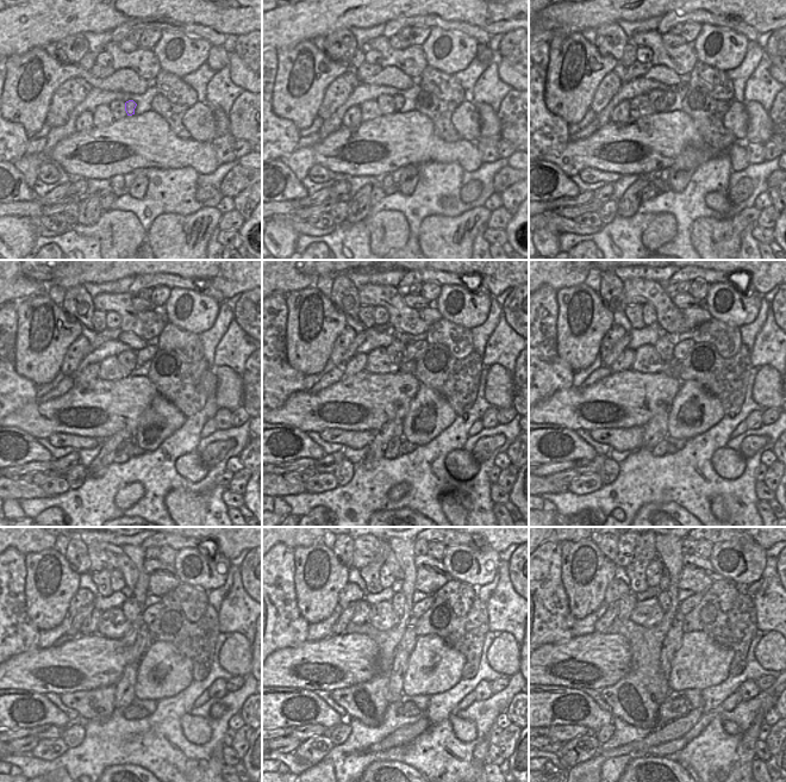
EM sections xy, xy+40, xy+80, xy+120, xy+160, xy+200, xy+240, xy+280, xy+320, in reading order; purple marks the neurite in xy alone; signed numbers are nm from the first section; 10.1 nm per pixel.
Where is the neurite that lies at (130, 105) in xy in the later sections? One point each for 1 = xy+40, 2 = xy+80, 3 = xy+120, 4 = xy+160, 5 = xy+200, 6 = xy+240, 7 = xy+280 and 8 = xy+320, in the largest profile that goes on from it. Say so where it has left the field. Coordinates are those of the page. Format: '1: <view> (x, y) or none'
1: xy+40 (399, 100)
2: xy+80 (671, 94)
3: xy+120 (148, 353)
4: xy+160 (413, 351)
5: xy+200 (681, 349)
6: xy+240 (150, 613)
7: xy+280 (419, 608)
8: xy+320 (688, 604)

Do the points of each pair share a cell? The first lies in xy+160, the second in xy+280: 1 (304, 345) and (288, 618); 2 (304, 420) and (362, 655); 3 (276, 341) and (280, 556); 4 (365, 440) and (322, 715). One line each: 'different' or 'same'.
1: different
2: same
3: same
4: different

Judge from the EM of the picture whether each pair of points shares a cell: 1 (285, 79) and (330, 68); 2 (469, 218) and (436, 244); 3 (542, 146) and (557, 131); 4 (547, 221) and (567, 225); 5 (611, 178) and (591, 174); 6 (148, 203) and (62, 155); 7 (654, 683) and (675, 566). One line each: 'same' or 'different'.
1: same
2: same
3: same
4: same
5: same
6: different
7: same

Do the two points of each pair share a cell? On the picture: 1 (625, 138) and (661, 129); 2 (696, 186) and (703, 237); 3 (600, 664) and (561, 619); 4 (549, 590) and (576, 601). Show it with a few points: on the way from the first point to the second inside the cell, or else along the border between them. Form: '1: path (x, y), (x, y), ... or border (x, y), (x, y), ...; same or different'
1: path (634, 138), (653, 137); same
2: border (727, 217), (698, 217), (692, 224), (690, 242); different
3: border (572, 635), (566, 640), (550, 641), (546, 645); different
4: border (561, 570), (567, 606), (575, 619); different

